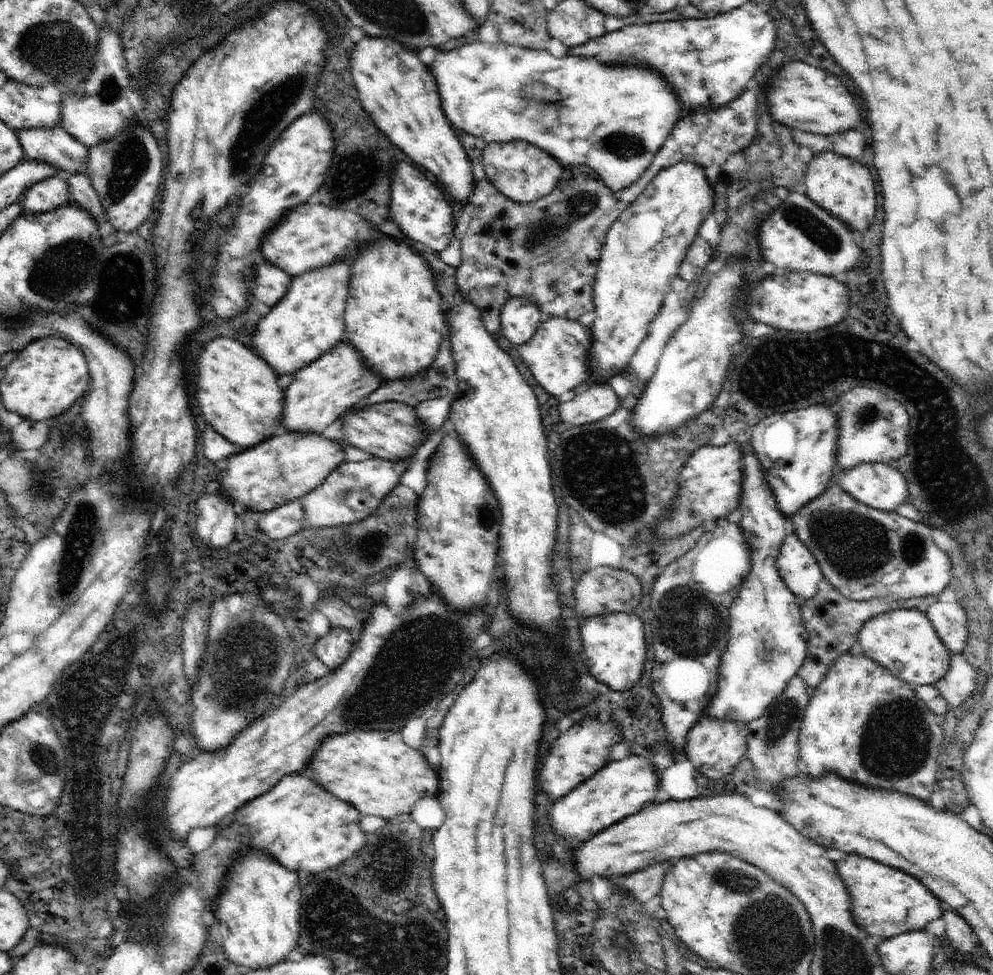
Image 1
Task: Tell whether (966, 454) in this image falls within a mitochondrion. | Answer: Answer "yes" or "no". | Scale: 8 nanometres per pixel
no

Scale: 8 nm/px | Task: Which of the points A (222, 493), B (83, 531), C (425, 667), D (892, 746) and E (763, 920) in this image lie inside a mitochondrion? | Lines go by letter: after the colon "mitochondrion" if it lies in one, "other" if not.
A: other
B: mitochondrion
C: mitochondrion
D: mitochondrion
E: mitochondrion

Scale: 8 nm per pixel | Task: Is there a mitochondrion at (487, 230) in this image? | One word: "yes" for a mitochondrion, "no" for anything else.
no

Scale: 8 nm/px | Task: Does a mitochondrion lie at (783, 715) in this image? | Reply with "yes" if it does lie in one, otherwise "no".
yes

